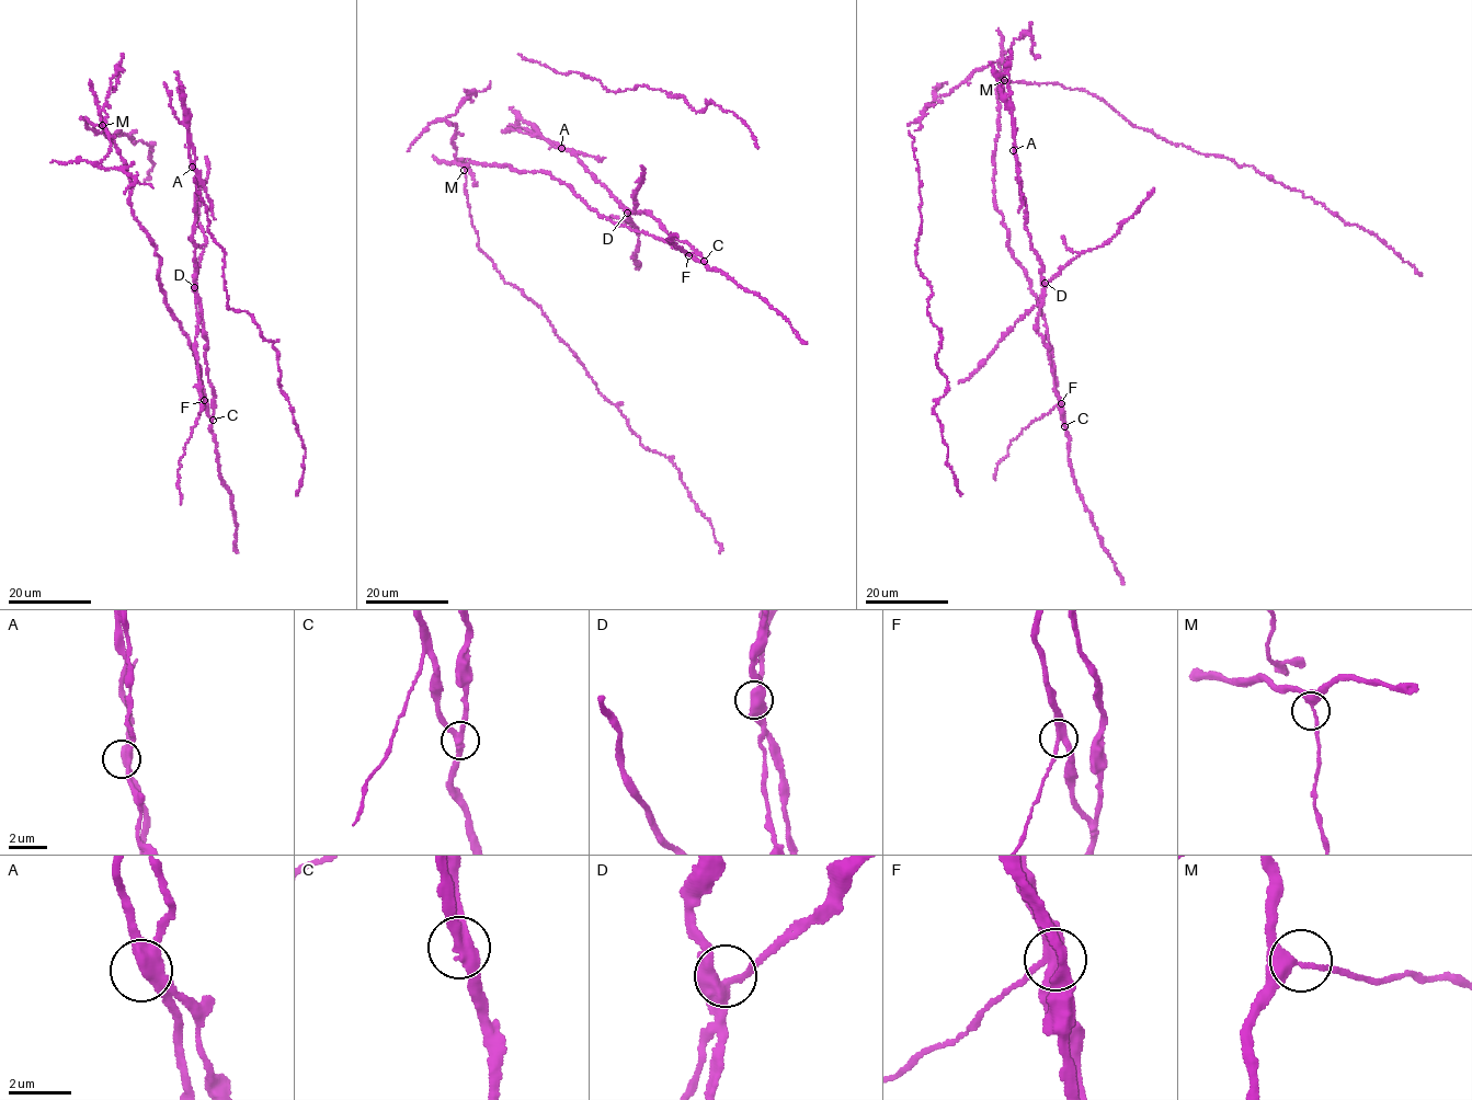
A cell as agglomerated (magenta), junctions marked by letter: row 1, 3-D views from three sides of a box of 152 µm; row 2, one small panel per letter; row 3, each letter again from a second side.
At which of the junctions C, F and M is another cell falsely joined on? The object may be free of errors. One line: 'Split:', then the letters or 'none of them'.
Split: C

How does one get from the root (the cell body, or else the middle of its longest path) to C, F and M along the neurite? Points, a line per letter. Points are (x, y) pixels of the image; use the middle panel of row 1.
C: (511, 167), (521, 172), (547, 173), (573, 190), (602, 217), (669, 242), (698, 261), (704, 261)
F: (511, 167), (521, 172), (547, 173), (573, 190), (602, 217), (669, 242), (688, 255)
M: (511, 167), (472, 161), (464, 170)

